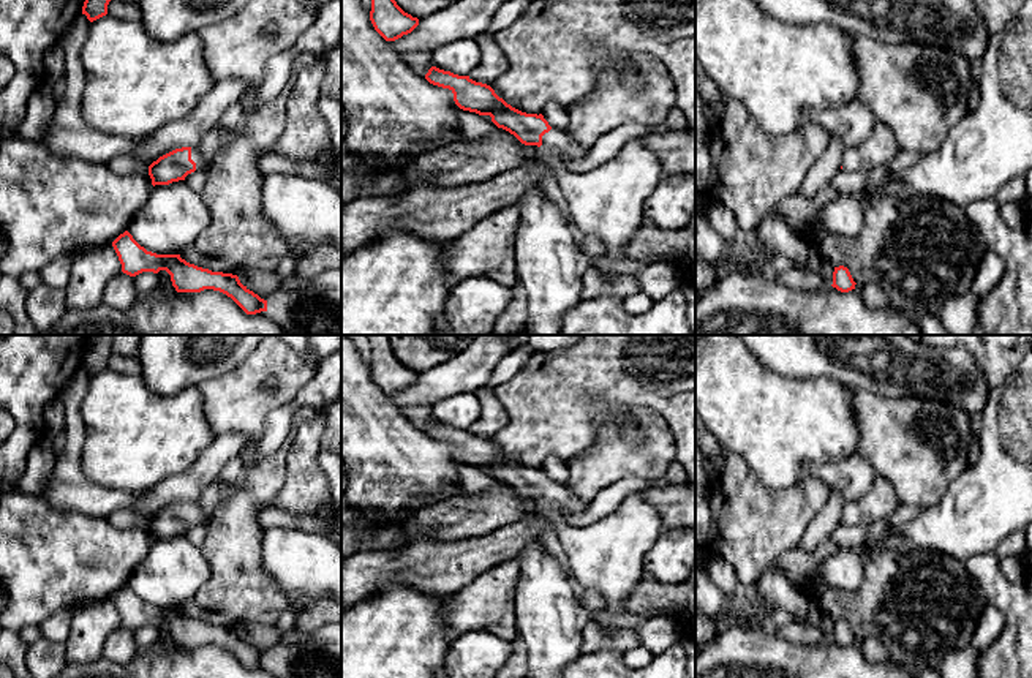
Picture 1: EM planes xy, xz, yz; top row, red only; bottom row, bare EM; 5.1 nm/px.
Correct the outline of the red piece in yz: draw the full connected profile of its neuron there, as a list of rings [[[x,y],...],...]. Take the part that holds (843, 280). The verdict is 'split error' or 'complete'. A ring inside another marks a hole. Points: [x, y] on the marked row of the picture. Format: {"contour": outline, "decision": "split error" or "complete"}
{"contour": [[[844,266],[834,267],[833,284],[831,284],[833,288],[836,288],[841,292],[849,292],[855,289],[855,284],[857,283],[853,281],[847,267]]], "decision": "complete"}

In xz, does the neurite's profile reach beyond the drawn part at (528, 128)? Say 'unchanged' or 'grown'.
grown

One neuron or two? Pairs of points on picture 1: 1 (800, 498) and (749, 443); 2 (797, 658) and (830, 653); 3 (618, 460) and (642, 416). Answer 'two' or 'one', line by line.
1: two
2: one
3: one

